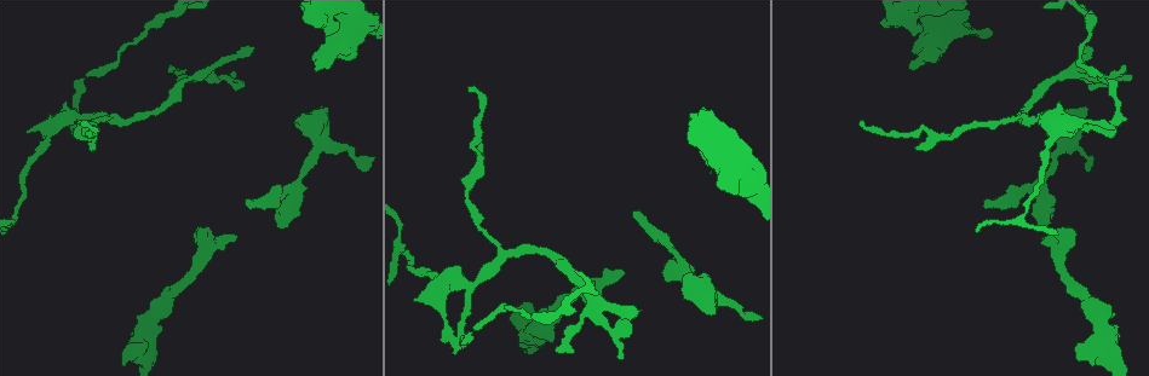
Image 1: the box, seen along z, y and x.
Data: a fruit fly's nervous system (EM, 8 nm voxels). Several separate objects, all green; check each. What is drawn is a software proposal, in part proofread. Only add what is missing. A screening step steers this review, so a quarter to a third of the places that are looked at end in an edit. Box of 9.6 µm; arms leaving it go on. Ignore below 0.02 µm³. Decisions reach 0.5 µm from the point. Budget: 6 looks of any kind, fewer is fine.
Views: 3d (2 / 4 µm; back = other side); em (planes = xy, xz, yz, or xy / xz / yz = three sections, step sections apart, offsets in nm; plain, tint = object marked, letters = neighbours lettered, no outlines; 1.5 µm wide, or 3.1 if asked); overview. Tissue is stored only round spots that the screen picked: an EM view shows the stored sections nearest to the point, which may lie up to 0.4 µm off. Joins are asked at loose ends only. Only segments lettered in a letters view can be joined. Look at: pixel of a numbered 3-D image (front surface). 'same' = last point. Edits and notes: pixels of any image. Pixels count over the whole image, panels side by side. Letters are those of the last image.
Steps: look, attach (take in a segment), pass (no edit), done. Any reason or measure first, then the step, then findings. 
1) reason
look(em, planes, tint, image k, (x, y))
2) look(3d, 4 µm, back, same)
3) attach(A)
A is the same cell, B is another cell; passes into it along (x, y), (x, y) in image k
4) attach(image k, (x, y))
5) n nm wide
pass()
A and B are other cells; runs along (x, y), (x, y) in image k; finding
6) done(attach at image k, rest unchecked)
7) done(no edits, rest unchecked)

tapers out
look(3d, 2 µm, image 1, (619, 359))

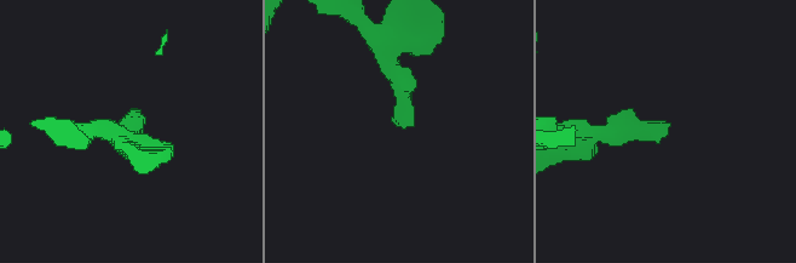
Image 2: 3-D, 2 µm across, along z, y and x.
need the tissue
look(em, planes, letters, image 2, (397, 123))

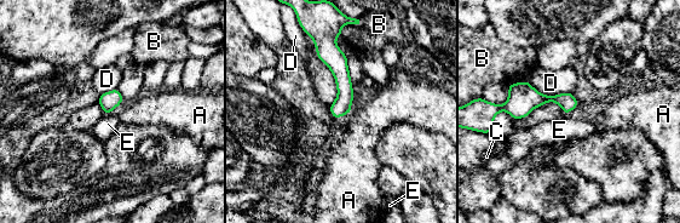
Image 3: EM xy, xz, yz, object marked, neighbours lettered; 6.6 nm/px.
120 nm wide
pass()
A, B, C, D and E are other cells; border along (109, 113), (105, 115) in image 3; none of them fits

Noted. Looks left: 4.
branch stops here
look(em, planes, letters, image 1, (415, 301))

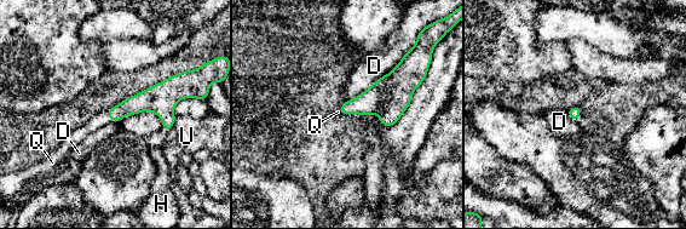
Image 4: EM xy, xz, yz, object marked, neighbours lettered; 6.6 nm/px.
attach(Q)
Q is the same cell, D, H and U are other cells; passes into it along (142, 102), (110, 119), (99, 120) in image 4; the neuron continues

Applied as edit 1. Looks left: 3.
stops while still wide
look(em, planes, letters, image 1, (1040, 221))

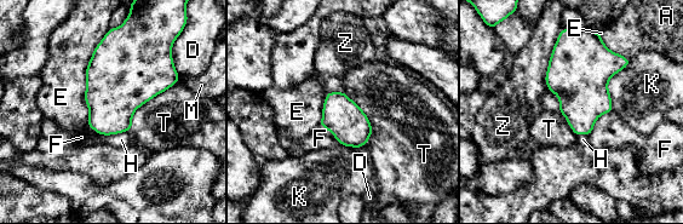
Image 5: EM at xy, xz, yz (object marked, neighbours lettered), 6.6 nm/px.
pass()
A, D, E, F, H, K, M, T and Z are other cells; border along (178, 81), (143, 103), (130, 130) in image 5; no lettered segment goes on from it

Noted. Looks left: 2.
done(attach at image 4, rest unchecked)

